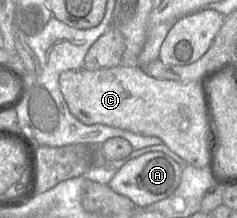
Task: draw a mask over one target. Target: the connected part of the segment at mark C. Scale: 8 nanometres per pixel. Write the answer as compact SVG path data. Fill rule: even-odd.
M119 64L99 70L67 70L59 76L59 87L71 114L85 125L103 124L133 133L156 136L183 158L188 165L201 168L207 164L206 117L198 81L179 82L158 79L137 64Z

